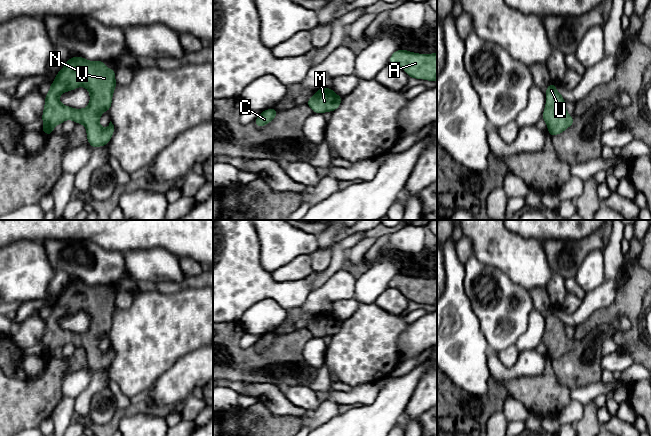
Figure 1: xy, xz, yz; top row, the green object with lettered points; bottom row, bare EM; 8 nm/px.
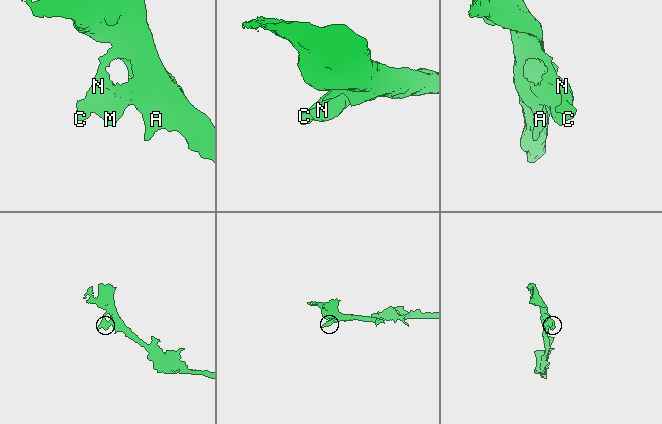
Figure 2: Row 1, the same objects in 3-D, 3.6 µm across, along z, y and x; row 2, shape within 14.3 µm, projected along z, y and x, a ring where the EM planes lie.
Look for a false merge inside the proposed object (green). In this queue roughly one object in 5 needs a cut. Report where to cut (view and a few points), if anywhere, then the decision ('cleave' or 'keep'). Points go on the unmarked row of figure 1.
cut none; keep

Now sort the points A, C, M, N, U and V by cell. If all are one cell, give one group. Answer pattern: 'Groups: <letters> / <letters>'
Groups: A C M N U V

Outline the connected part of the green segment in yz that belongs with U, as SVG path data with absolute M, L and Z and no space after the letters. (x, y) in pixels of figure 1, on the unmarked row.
M550 307L546 312L546 329L542 339L542 343L547 347L548 358L551 360L562 357L575 345L568 338L565 324L556 314L556 310L556 308Z

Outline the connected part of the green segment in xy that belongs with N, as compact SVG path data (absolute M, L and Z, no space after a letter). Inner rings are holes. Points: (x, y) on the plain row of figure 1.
M81 280L69 282L45 320L42 356L51 359L57 348L71 343L86 351L88 367L92 372L107 370L115 355L114 349L110 345L104 353L99 344L104 335L110 336L112 319L117 309L115 293L108 293L104 285L88 285ZM79 310L87 312L90 317L86 332L74 333L60 327L59 320L63 316L75 314Z

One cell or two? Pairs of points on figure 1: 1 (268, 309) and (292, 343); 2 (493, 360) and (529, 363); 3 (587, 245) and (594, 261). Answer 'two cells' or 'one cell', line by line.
1: two cells
2: one cell
3: two cells

